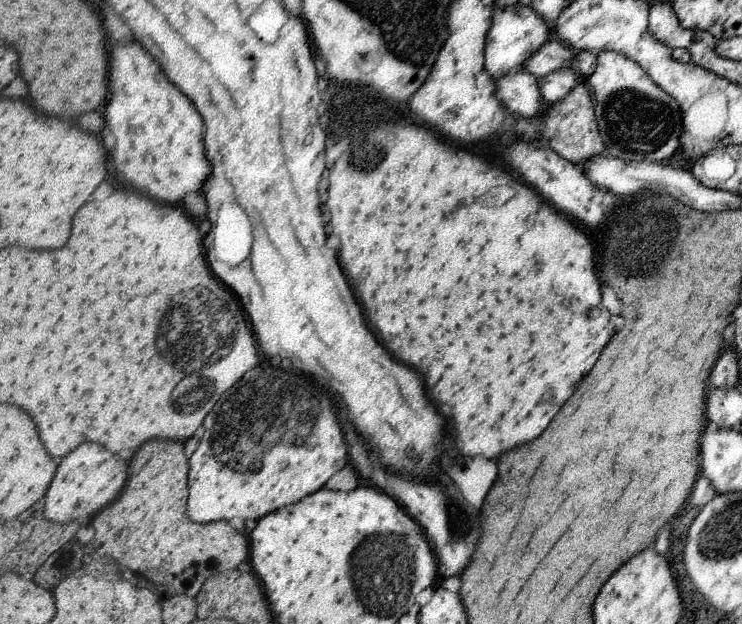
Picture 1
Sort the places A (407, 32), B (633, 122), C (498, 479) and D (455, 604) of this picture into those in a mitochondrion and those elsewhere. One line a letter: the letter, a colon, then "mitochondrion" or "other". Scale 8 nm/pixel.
A: mitochondrion
B: mitochondrion
C: other
D: other

